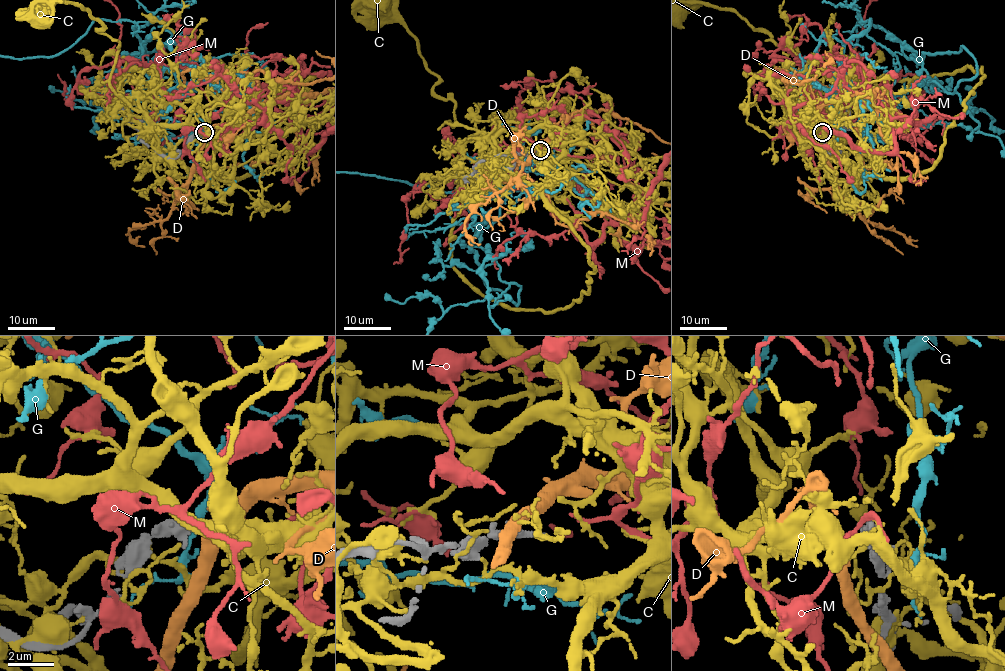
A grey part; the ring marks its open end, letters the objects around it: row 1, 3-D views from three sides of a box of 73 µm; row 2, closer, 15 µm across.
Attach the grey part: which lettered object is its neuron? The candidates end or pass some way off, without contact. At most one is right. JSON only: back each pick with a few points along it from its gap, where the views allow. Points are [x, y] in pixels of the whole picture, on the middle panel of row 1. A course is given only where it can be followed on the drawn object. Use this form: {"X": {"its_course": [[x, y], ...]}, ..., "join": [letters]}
{"join": []}

